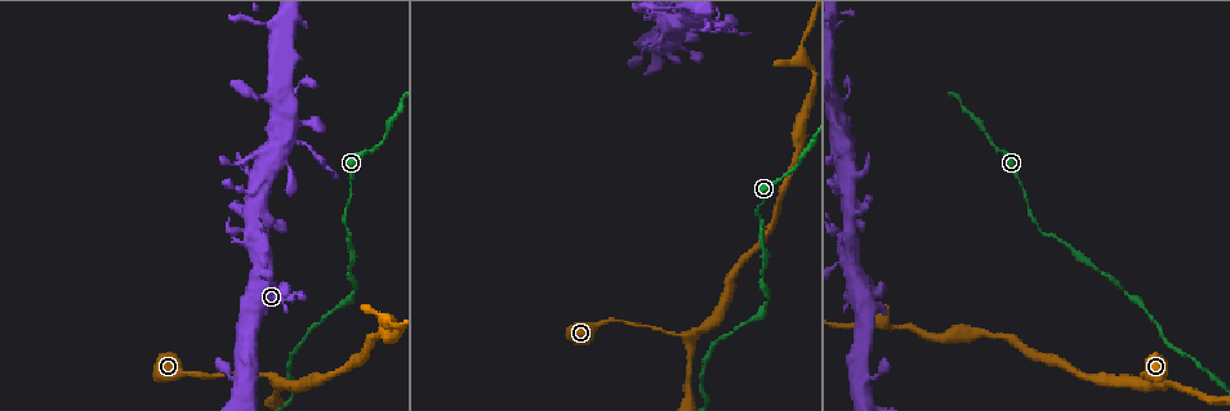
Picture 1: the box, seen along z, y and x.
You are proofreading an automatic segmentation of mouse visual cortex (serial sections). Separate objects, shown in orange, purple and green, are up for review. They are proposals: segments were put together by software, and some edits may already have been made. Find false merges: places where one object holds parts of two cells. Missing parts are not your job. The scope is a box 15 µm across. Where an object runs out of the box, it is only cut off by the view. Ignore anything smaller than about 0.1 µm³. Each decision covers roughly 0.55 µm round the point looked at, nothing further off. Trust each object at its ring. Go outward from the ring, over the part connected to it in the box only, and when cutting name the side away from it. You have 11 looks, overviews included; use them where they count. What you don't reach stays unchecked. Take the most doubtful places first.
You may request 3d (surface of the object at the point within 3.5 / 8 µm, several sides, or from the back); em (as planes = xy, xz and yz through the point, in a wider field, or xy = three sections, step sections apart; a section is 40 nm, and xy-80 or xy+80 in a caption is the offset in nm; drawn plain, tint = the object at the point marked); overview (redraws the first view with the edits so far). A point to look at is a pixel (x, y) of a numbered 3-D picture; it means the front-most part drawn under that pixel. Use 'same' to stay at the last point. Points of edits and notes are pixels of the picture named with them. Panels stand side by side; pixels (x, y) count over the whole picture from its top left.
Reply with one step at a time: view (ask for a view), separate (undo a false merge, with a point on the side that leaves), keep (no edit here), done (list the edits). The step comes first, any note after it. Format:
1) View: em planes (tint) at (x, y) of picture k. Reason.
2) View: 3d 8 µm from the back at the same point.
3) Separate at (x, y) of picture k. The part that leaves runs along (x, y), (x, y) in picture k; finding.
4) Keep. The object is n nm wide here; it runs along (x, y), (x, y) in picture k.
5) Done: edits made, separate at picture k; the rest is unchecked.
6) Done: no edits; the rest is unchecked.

View: 3d 3.5 µm at (846, 231) of picture 1. A fork.

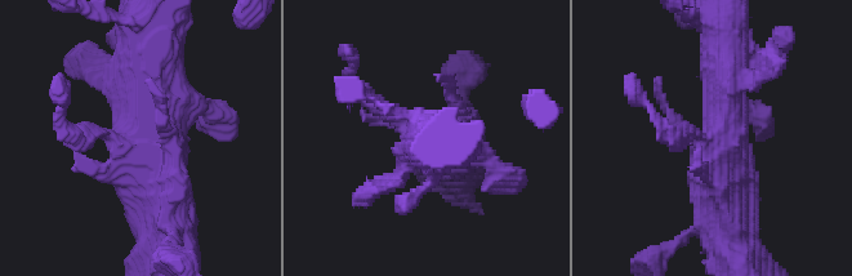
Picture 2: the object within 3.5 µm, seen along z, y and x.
View: em planes (tint) at (712, 145) of picture 2. Need the tissue.

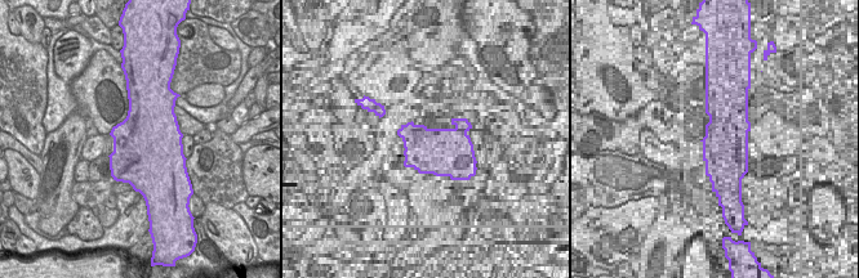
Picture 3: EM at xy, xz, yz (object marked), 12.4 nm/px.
Keep. The object is 850 nm wide here; it runs along (168, 203), (151, 151), (151, 29) in picture 2; continuous, no second cell.

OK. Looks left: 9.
View: 3d 3.5 µm at (607, 320) of picture 1. Calibre changes.

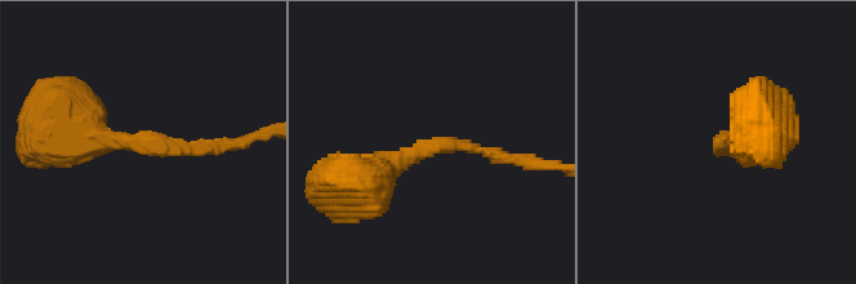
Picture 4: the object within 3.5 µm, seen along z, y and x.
View: em planes (tint) at (431, 147) of picture 4. The arms are 150, 500 nm wide; shape alone is not enough.

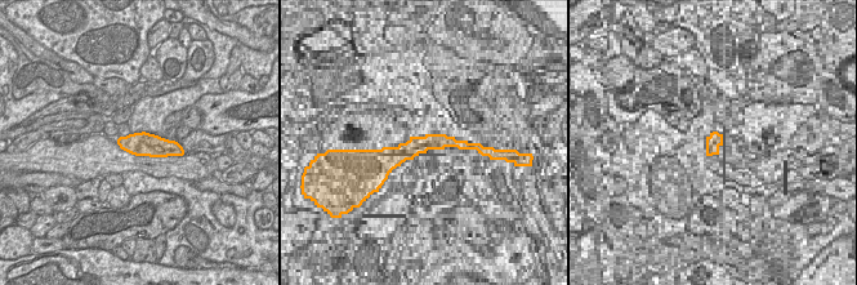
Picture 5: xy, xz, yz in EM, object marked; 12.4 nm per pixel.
Keep. Continuous, no second cell.

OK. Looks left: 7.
View: 3d 3.5 µm from the back at (282, 385) of picture 1. Branch point.

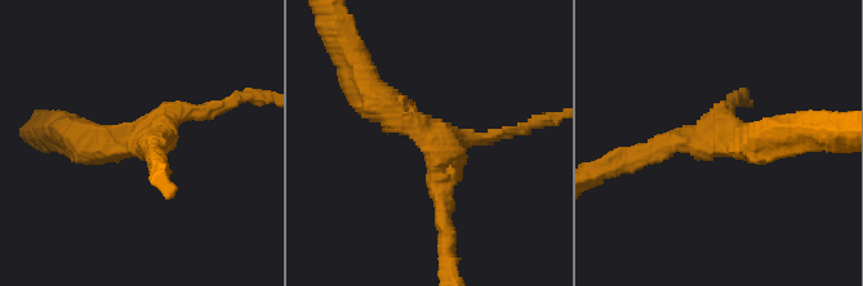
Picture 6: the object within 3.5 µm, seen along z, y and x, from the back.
View: em xy step 1 (tint) at (145, 130) of picture 6. 3 arms meet here; the arms are 150, 250, 400 nm wide.

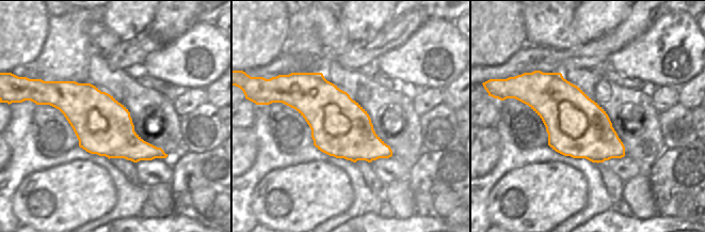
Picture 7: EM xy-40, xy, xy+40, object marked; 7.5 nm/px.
Keep. One cell here.

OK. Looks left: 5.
View: 3d 3.5 µm at (875, 322) of picture 1. Sudden change in width.

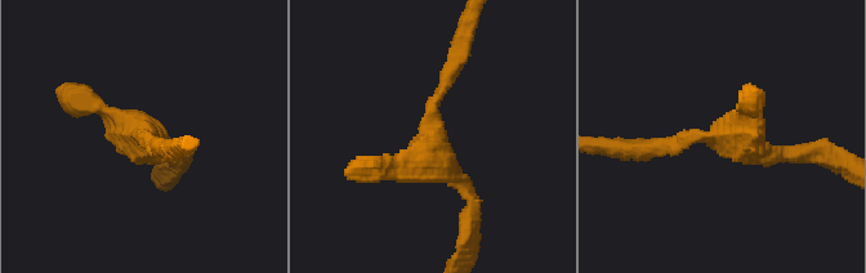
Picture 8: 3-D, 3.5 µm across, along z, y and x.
View: em xy step 5 (tint) at (431, 130) of picture 8. Shape alone is not enough.

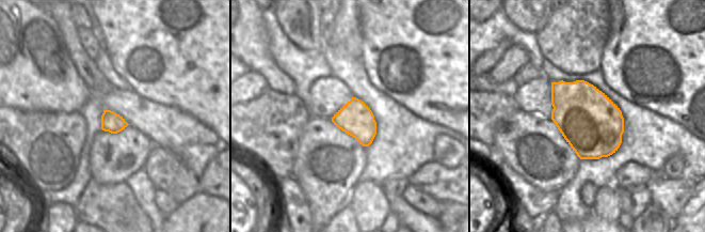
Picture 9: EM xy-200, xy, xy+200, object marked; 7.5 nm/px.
View: em planes (tint) at the same point.

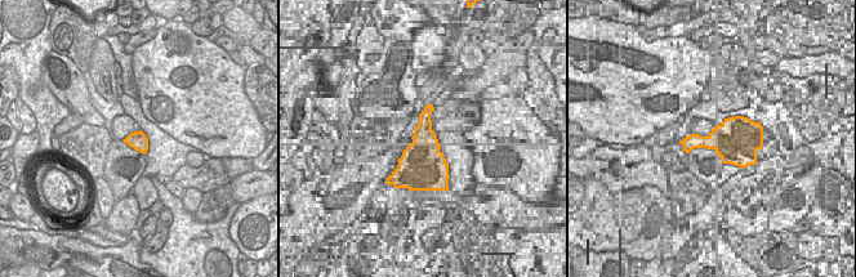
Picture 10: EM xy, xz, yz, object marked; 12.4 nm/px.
Keep. All the same cell.

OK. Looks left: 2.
Done: no edits; the rest is unchecked.

